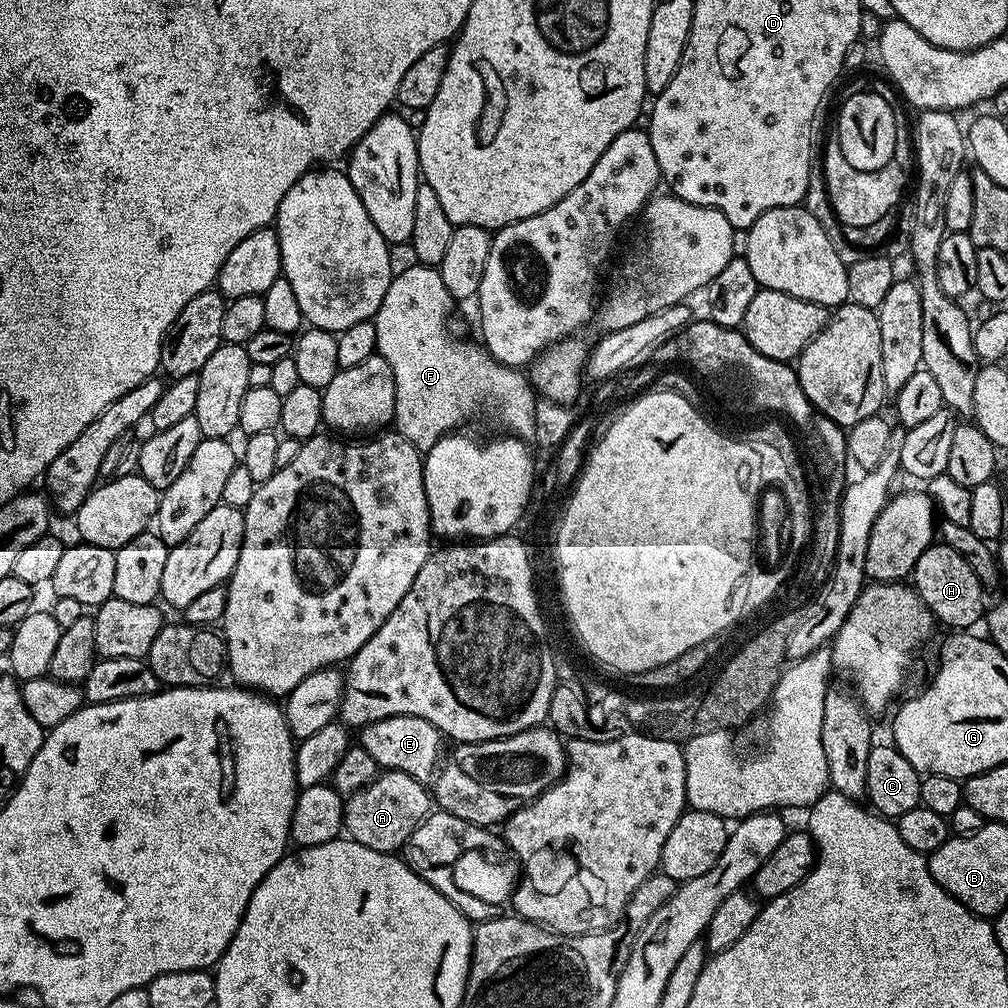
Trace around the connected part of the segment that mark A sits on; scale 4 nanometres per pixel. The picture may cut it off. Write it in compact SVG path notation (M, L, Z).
M381 771L374 782L353 792L344 802L343 831L362 846L379 852L399 853L410 834L425 820L430 811L430 792L410 774Z

